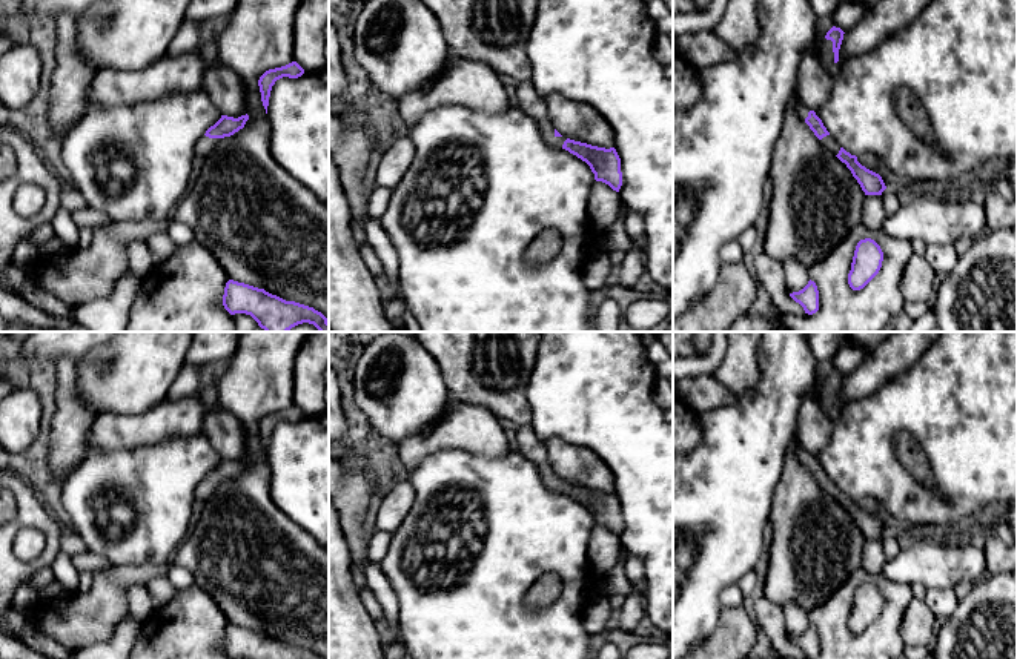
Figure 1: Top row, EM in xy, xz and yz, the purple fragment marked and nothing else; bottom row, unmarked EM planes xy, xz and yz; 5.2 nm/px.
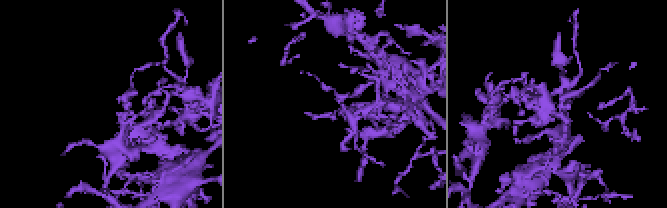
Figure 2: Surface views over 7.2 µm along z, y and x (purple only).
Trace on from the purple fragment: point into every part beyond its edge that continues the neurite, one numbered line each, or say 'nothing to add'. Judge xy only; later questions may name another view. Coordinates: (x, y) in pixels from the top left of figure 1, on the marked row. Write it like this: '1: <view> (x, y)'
1: xy (205, 145)

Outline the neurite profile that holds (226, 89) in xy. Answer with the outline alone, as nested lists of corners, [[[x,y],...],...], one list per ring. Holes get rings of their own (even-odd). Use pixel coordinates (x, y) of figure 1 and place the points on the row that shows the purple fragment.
[[[206,65],[203,89],[223,115],[238,118],[246,112],[246,88],[241,77],[226,65]]]

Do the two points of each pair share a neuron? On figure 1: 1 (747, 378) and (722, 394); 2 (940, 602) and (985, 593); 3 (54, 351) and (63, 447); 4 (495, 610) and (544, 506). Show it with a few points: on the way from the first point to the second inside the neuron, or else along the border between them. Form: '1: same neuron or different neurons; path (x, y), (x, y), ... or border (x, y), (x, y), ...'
1: different neurons; border (713, 375), (733, 397)
2: different neurons; border (959, 601), (947, 619)
3: different neurons; border (77, 358), (59, 358), (54, 363)
4: same neuron; path (495, 584), (495, 555), (518, 532)

